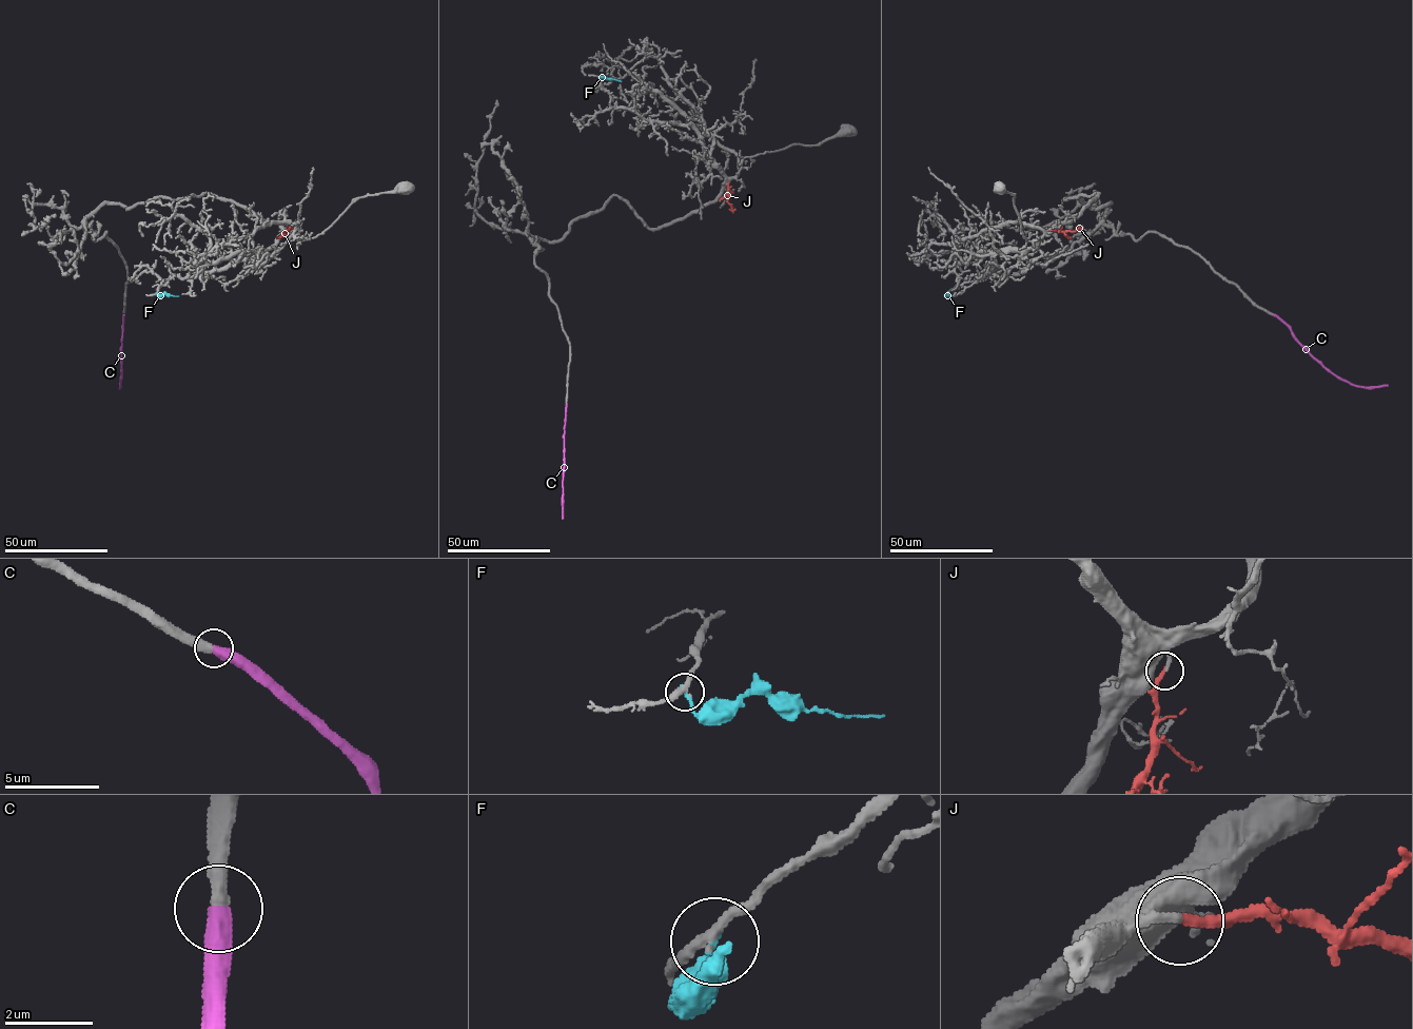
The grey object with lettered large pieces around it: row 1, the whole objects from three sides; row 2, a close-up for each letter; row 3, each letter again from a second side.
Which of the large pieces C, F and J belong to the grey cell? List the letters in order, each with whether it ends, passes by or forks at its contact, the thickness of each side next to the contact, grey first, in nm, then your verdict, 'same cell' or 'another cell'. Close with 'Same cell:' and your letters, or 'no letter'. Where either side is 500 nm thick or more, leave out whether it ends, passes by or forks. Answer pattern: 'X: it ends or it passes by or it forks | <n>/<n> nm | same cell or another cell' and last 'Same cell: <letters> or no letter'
C: 480/500 nm | same cell
F: it ends | 260/180 nm | another cell
J: it ends | 200/240 nm | same cell
Same cell: C, J

